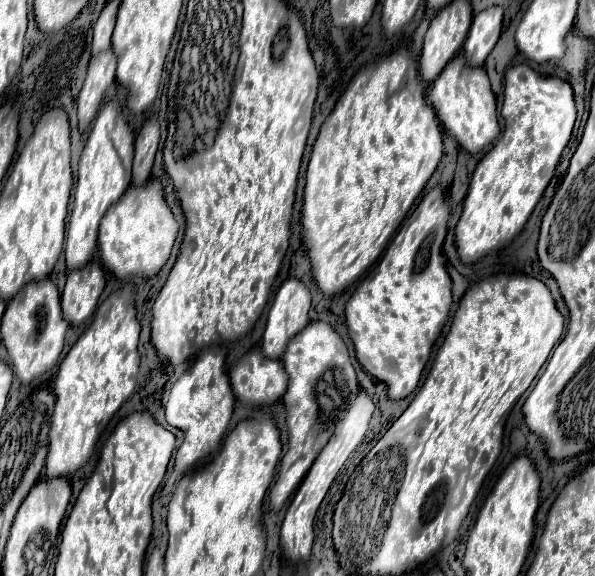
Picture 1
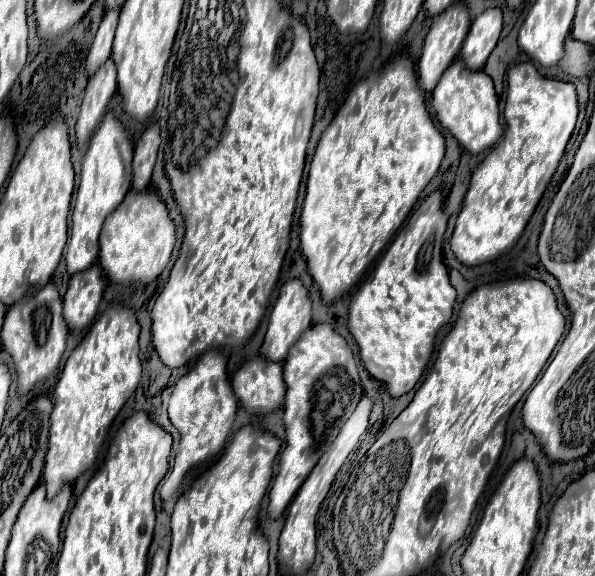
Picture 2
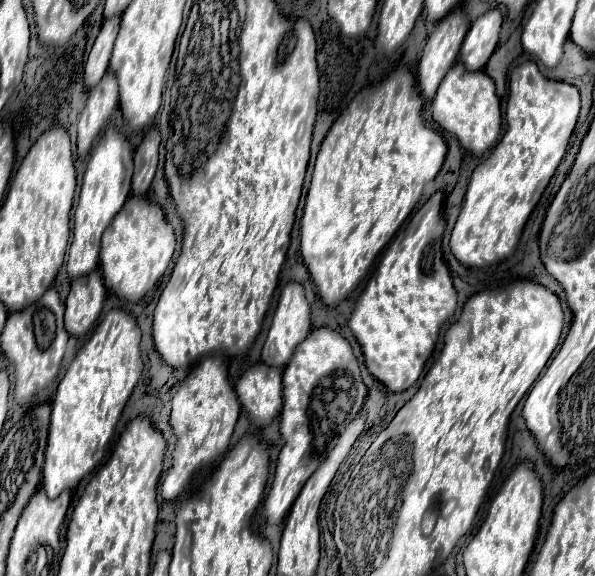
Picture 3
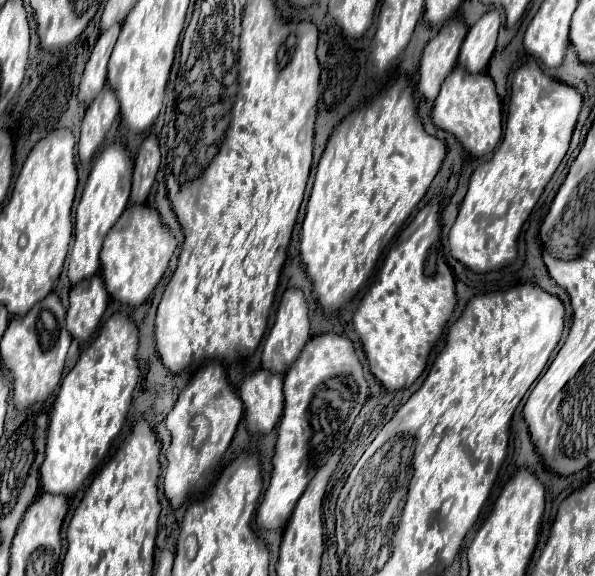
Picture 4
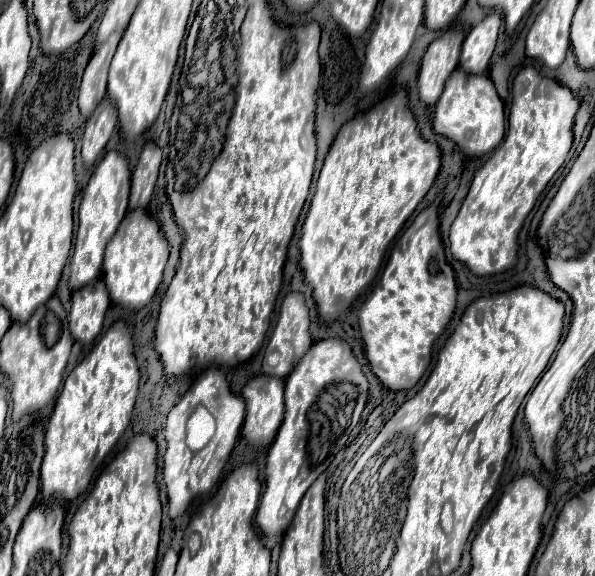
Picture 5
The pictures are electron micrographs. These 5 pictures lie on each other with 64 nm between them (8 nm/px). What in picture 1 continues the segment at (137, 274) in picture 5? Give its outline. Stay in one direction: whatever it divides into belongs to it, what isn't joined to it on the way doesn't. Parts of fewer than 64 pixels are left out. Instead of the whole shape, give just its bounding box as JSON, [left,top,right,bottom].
[100,178,178,278]

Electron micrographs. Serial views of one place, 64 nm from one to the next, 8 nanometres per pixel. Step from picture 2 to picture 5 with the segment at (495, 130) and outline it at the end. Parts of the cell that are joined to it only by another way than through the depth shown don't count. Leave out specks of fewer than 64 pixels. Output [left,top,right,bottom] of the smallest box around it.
[432,68,506,156]

